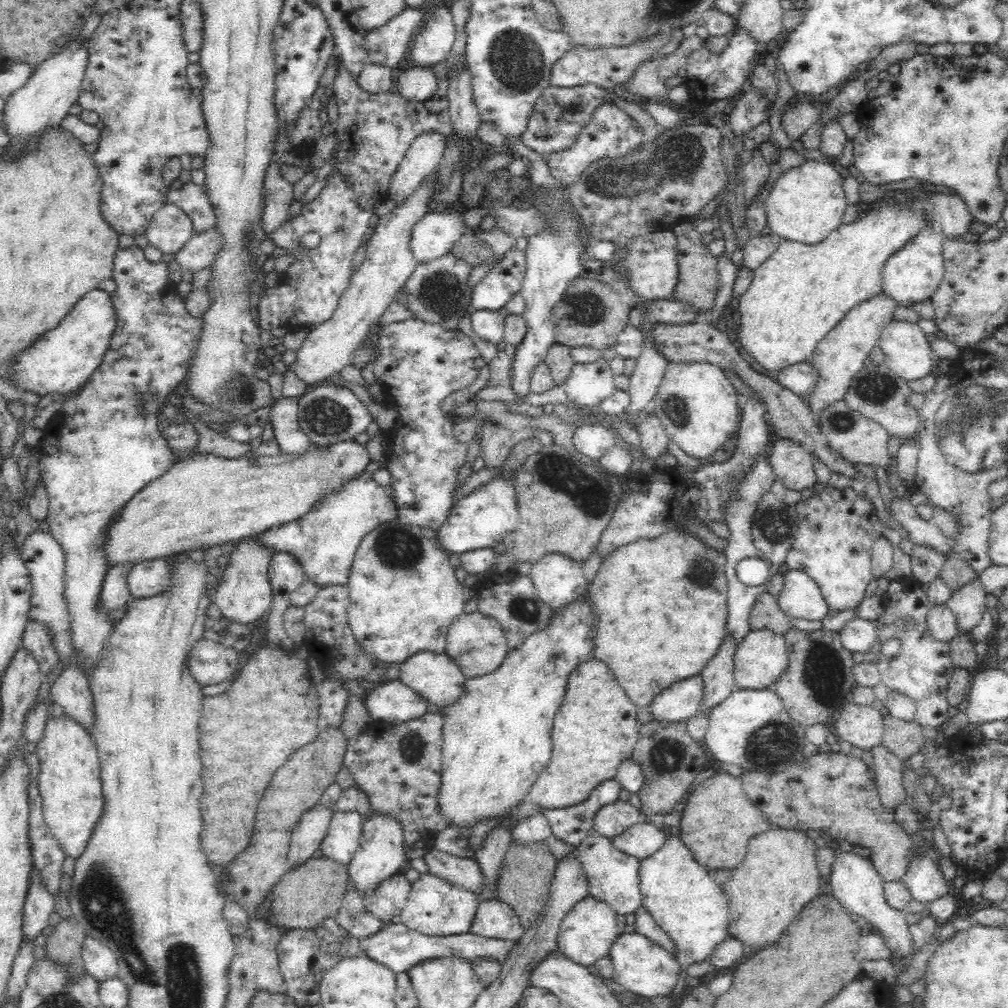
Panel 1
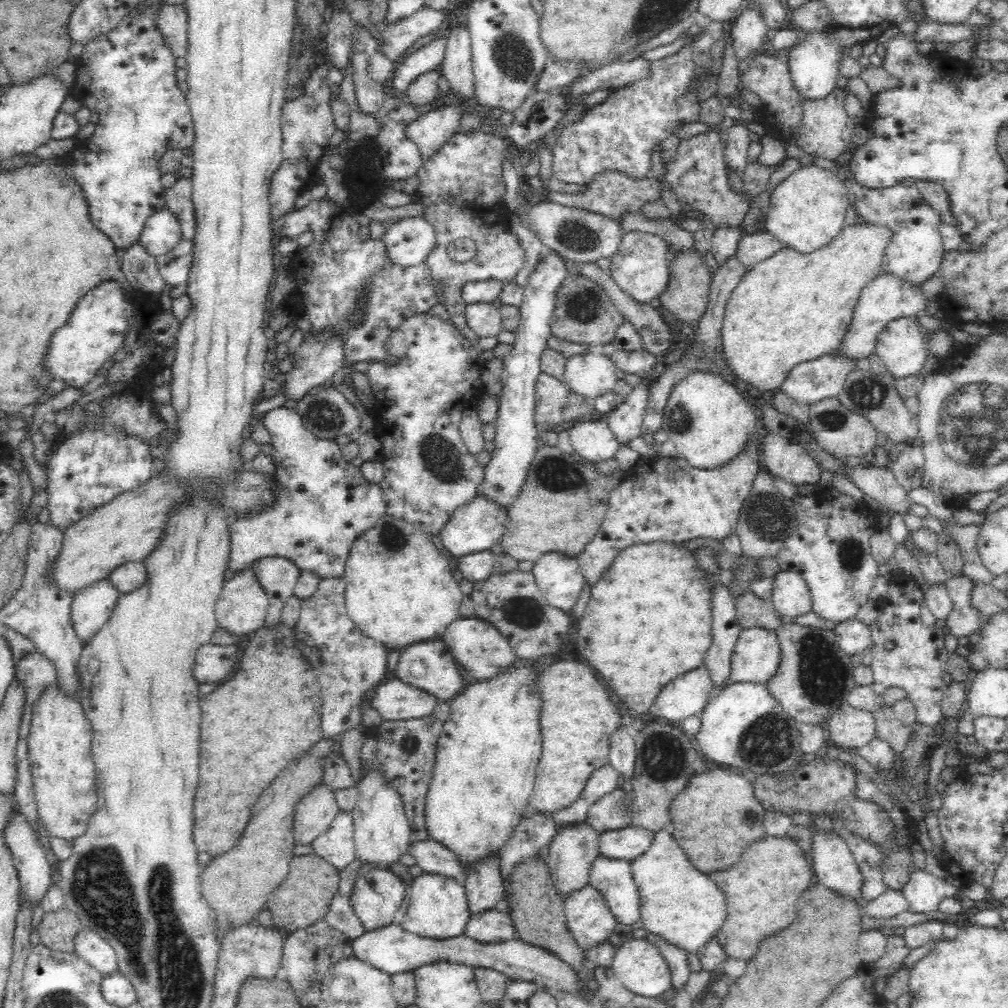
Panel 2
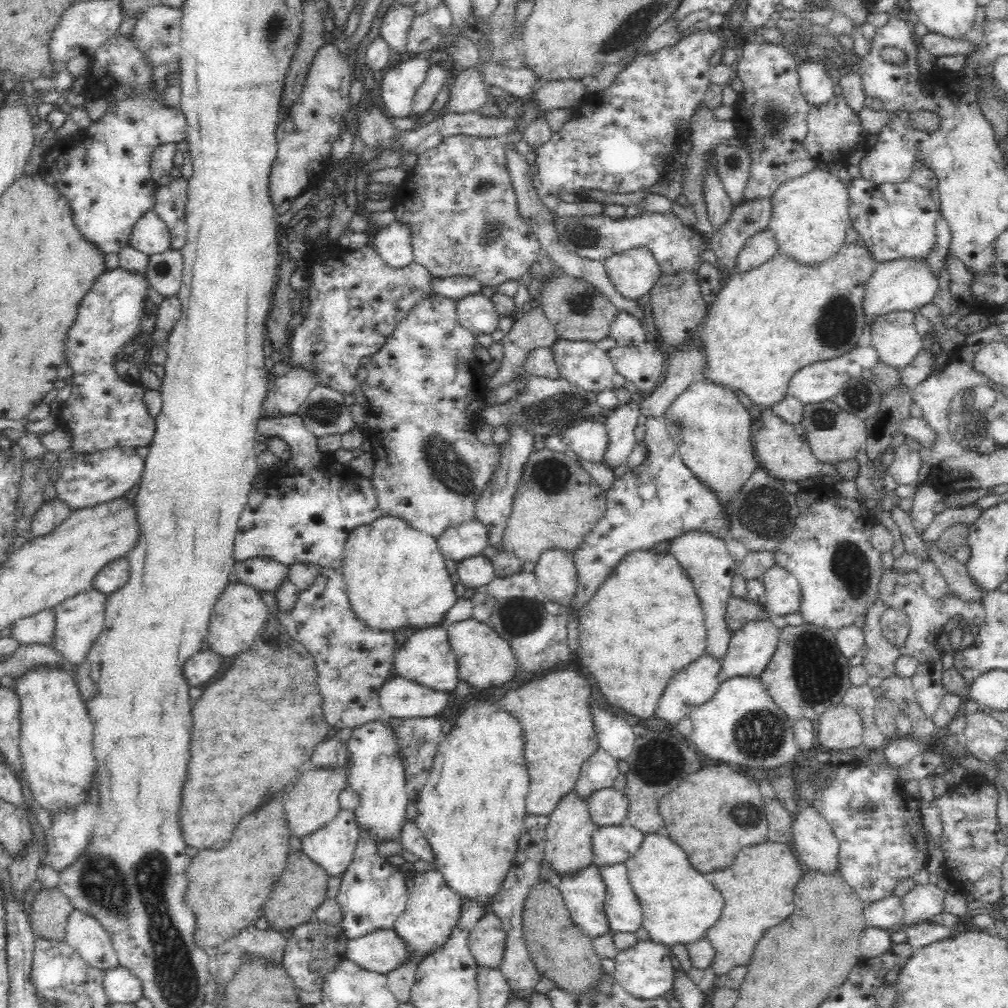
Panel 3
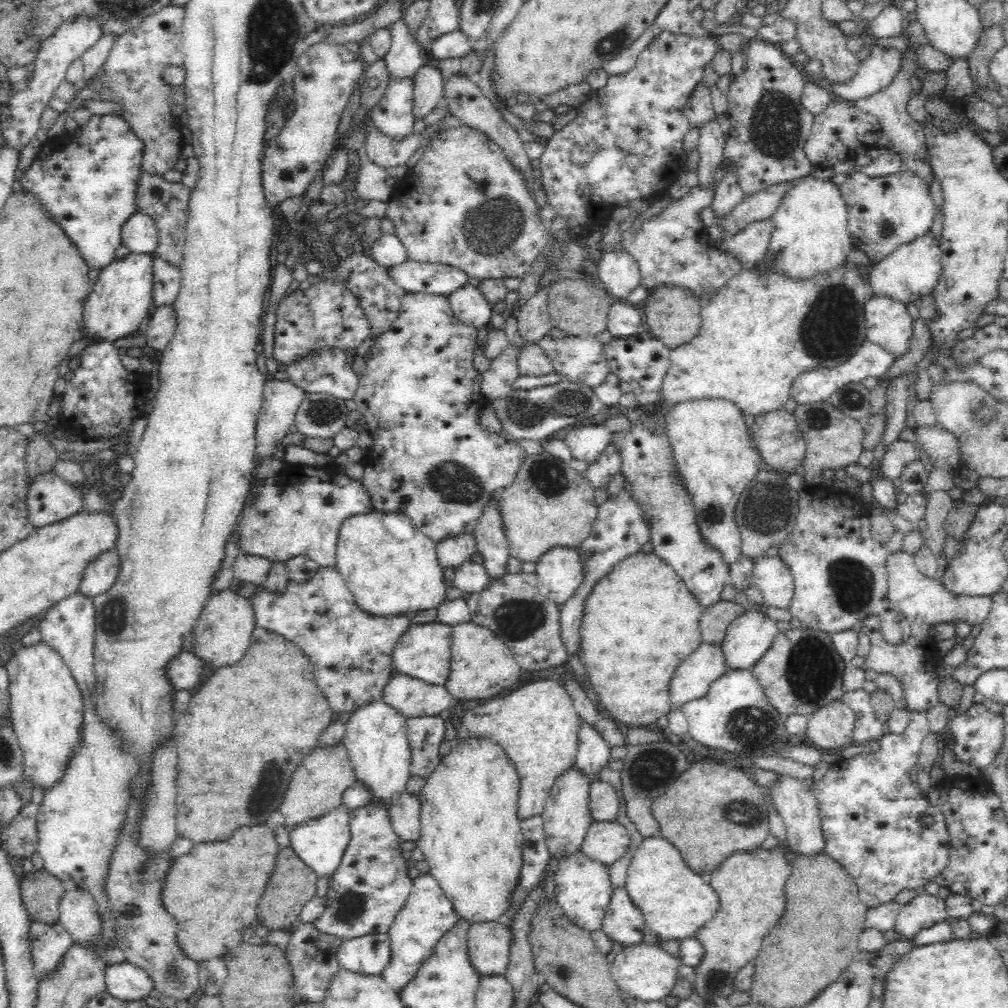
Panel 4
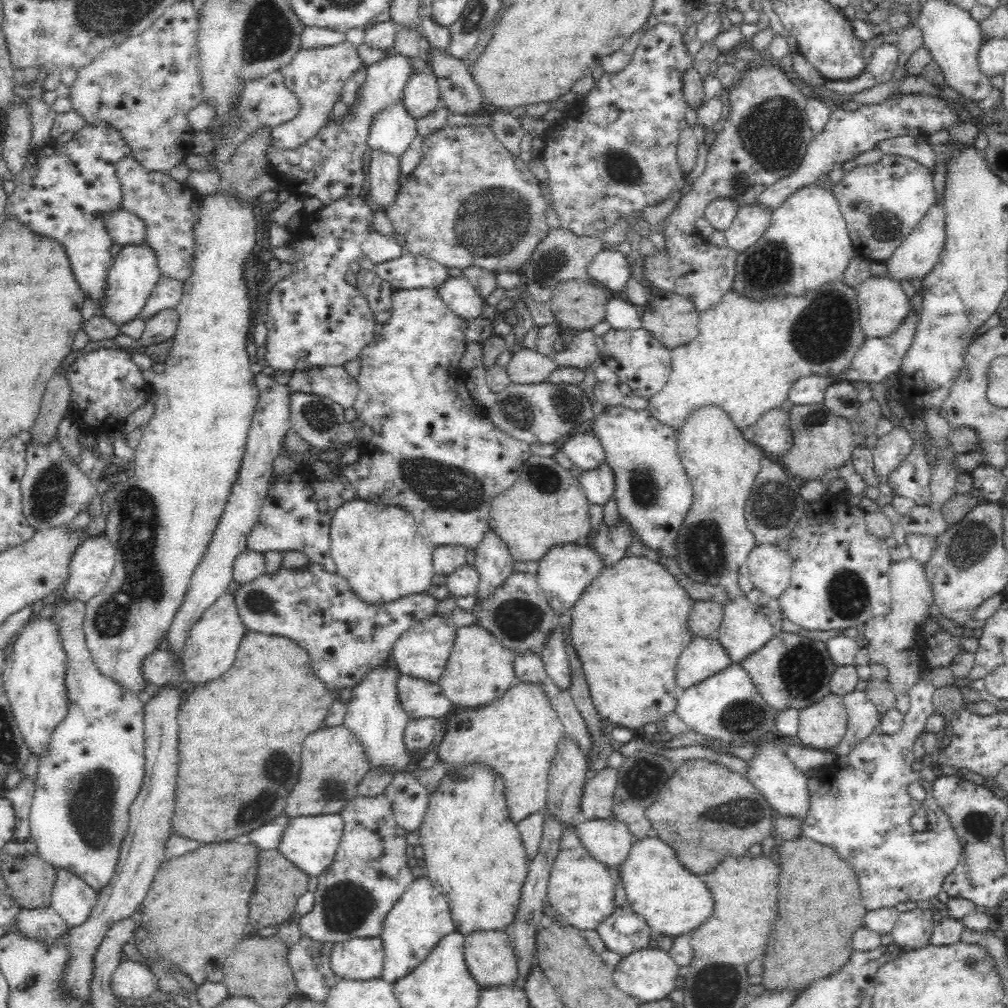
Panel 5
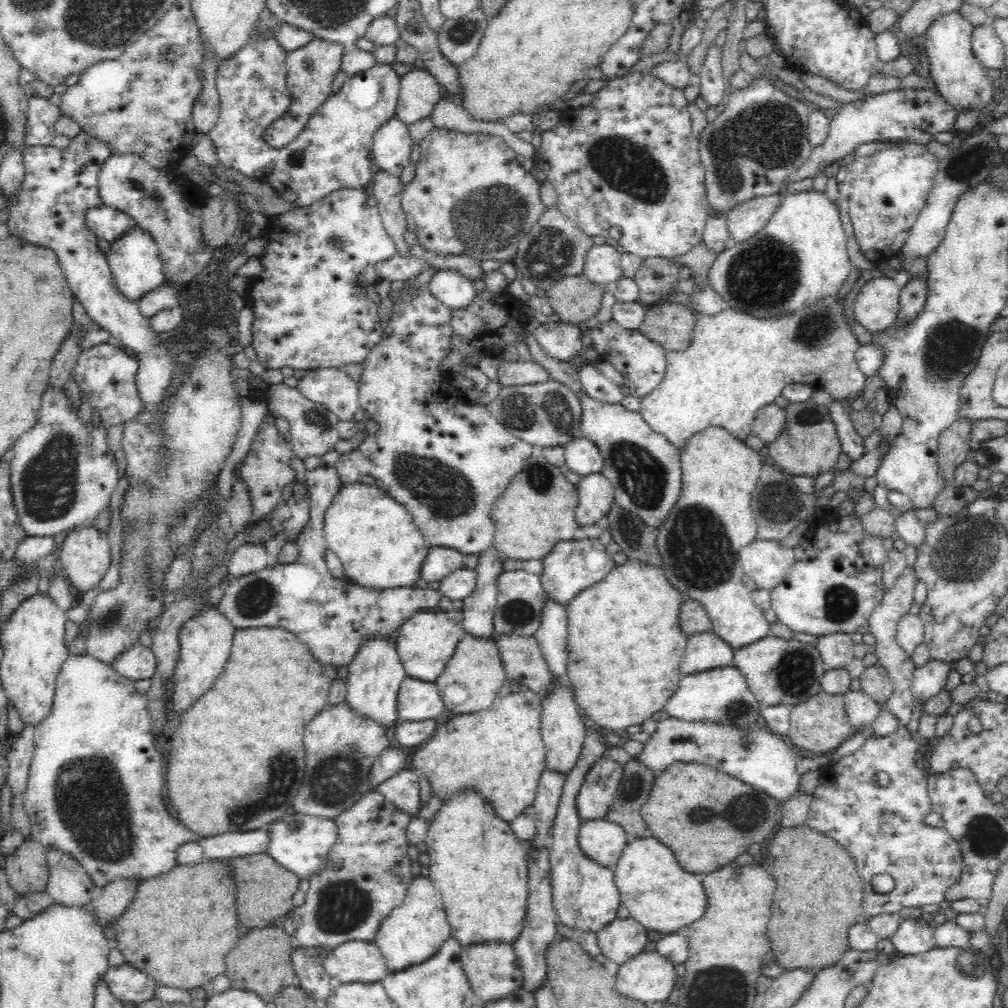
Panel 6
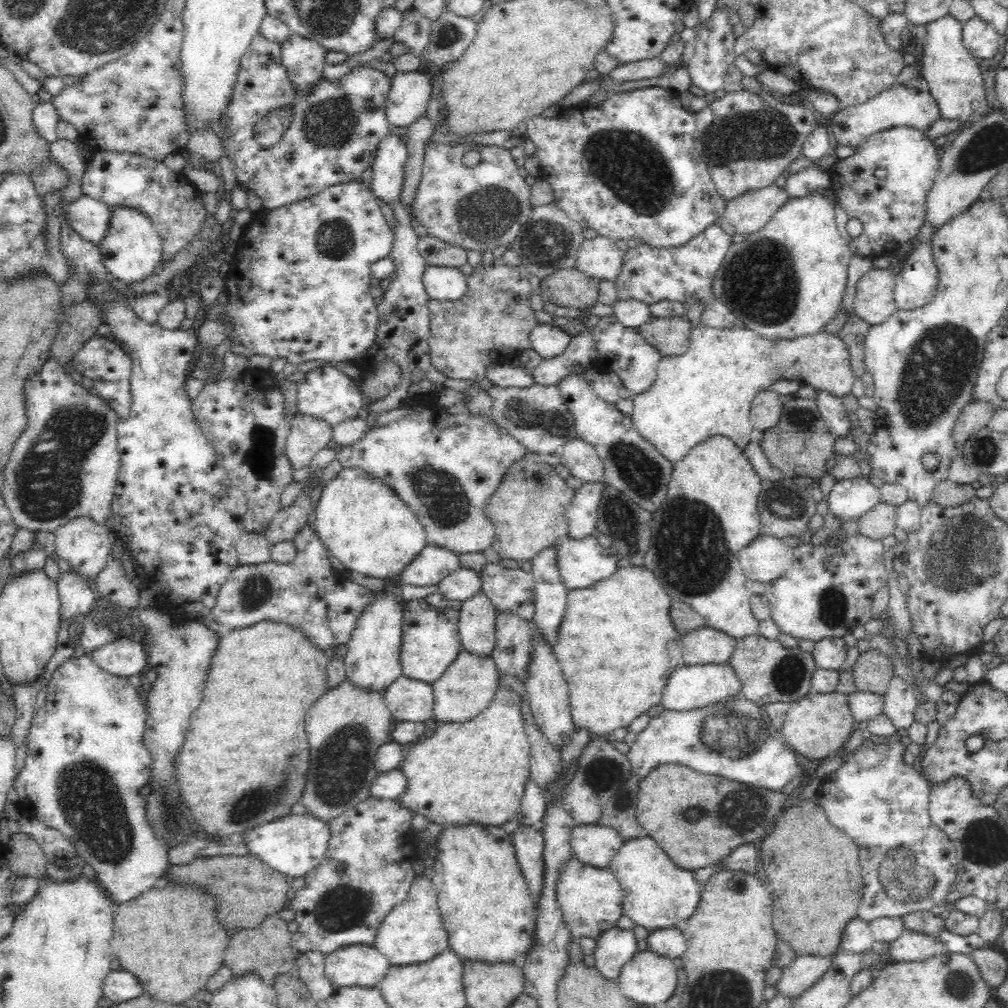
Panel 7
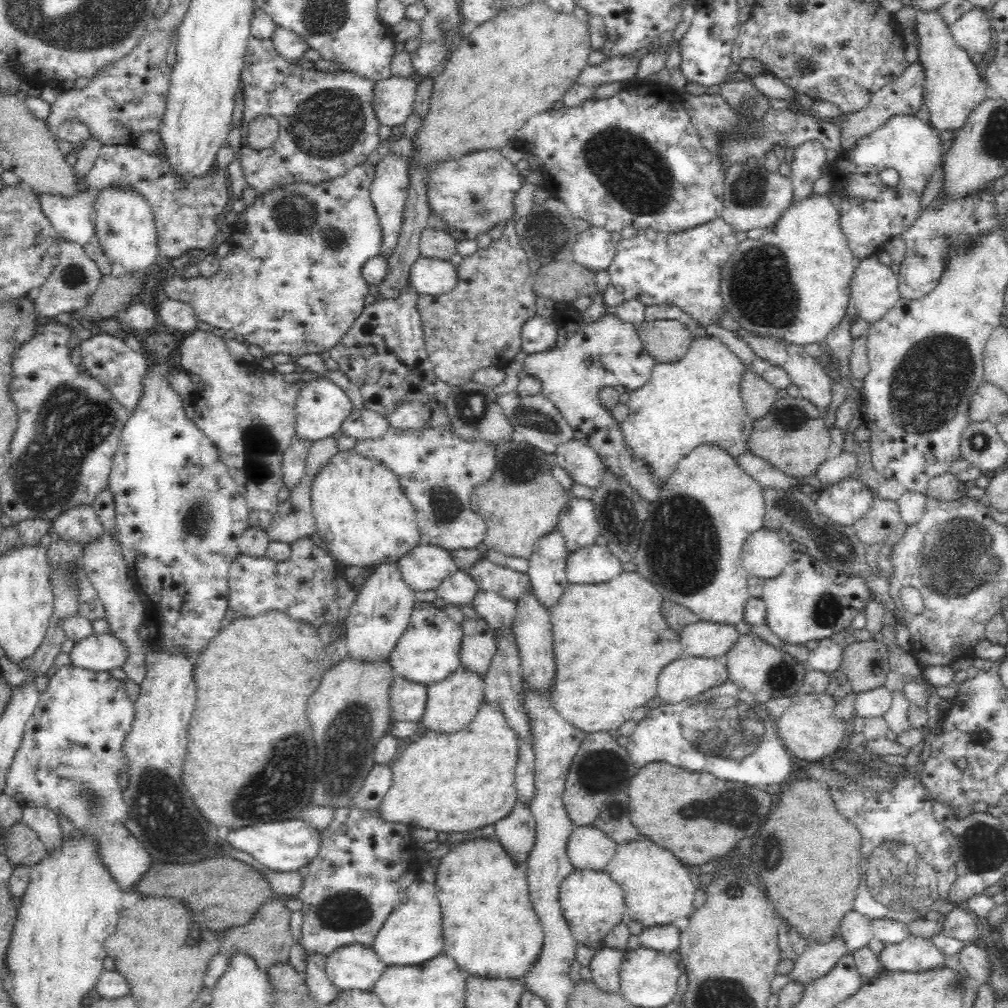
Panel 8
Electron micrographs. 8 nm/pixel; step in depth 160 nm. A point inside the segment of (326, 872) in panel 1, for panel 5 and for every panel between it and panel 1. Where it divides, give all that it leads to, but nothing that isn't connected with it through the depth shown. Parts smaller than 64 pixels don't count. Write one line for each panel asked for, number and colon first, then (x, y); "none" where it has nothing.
2: (305, 895)
3: (295, 897)
4: (292, 883)
5: (279, 884)

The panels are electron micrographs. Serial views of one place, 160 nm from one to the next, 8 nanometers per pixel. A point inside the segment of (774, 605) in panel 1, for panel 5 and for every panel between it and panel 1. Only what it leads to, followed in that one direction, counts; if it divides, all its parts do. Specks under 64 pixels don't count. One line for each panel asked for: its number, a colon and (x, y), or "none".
2: (751, 611)
3: (738, 610)
4: (714, 621)
5: (705, 616)

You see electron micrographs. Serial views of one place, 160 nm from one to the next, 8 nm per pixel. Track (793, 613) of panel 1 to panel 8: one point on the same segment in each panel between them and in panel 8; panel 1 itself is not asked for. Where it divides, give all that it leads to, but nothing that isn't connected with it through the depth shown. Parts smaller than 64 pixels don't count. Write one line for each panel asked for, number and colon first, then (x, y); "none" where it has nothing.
2: (790, 596)
3: (782, 592)
4: (771, 574)
5: (770, 567)
6: (767, 562)
7: (766, 558)
8: (764, 555)

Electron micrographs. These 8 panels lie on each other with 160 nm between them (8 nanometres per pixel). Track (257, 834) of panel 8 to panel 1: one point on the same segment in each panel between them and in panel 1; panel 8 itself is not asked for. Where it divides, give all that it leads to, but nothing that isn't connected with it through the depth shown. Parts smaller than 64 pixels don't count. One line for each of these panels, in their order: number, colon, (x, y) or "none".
1: (341, 840)
2: (336, 845)
3: (332, 846)
4: (320, 842)
5: (309, 842)
6: (299, 843)
7: (293, 845)

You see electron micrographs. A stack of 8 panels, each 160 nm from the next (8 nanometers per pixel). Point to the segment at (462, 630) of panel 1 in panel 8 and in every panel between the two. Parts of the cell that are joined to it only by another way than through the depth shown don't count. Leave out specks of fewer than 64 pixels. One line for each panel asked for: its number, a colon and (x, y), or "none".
2: (480, 650)
3: (484, 659)
4: (481, 666)
5: (479, 670)
6: (472, 678)
7: (463, 691)
8: (451, 704)

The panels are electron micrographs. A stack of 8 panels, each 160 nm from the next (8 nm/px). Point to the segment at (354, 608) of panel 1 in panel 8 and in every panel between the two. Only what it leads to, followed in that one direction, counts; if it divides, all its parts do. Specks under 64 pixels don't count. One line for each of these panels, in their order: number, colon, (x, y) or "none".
2: (400, 589)
3: (396, 577)
4: (390, 567)
5: (377, 548)
6: (374, 536)
7: (363, 523)
8: (363, 516)

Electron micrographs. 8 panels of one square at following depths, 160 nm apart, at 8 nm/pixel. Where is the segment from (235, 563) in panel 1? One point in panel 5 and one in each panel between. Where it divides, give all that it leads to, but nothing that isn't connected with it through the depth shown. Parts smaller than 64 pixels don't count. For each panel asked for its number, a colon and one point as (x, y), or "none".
2: (241, 609)
3: (238, 615)
4: (221, 634)
5: (209, 652)

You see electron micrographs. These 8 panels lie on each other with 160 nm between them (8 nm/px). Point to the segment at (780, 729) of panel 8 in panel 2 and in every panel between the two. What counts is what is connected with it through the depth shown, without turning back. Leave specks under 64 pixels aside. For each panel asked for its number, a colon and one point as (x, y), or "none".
2: (847, 727)
3: (839, 728)
4: (831, 726)
5: (821, 725)
6: (820, 724)
7: (817, 726)

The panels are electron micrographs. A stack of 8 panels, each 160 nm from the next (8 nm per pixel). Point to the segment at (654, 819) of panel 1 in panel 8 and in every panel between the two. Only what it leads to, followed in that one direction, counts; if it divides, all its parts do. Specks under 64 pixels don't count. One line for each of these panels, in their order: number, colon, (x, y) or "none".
2: (679, 904)
3: (679, 905)
4: (675, 903)
5: (673, 901)
6: (658, 894)
7: (657, 894)
8: (657, 888)

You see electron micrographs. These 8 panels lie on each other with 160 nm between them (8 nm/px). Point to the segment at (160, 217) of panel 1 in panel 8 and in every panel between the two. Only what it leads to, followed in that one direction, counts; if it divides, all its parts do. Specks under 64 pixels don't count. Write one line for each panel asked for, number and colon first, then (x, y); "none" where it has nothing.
2: (161, 232)
3: (150, 235)
4: (138, 233)
5: (124, 228)
6: (107, 223)
7: (89, 217)
8: (73, 219)

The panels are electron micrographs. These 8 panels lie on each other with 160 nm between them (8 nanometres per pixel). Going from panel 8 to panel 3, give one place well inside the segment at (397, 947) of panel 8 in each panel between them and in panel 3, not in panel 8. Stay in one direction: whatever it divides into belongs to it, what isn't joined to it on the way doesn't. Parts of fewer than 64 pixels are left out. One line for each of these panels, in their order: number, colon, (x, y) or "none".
3: (432, 910)
4: (427, 915)
5: (421, 918)
6: (412, 933)
7: (413, 931)

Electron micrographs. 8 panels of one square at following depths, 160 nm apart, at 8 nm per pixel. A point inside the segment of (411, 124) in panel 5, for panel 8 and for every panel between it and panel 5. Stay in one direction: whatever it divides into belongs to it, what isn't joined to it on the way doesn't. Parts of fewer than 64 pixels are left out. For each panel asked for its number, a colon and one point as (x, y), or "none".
6: (391, 149)
7: (389, 159)
8: (389, 190)

